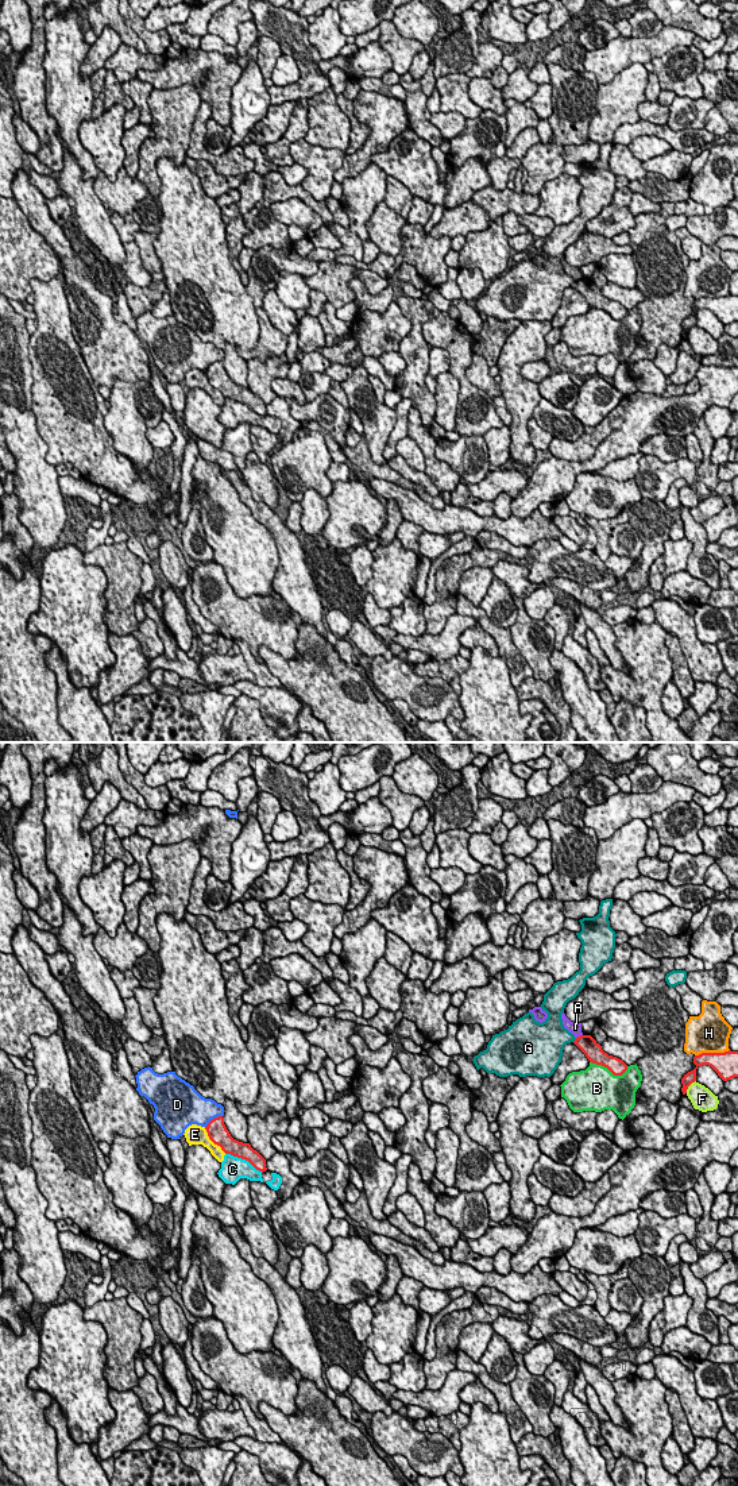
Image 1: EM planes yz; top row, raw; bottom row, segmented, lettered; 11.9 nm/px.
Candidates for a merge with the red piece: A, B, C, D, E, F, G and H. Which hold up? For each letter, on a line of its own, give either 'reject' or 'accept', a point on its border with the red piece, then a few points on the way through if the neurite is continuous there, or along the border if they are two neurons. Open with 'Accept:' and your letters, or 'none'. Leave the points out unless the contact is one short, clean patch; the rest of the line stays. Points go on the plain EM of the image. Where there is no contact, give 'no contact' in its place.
Accept: none
A: reject; meets red in yz at (580, 280); border along yz (582, 278), (576, 282)
B: reject; meets red in yz at (609, 313)
C: reject; meets red in yz at (244, 402)
D: reject; meets red in yz at (212, 363)
E: reject; meets red in yz at (212, 385)
F: reject; meets red in yz at (688, 329)
G: reject; meets red in yz at (575, 285); border along yz (576, 282), (574, 286)
H: reject; meets red in yz at (711, 297)

